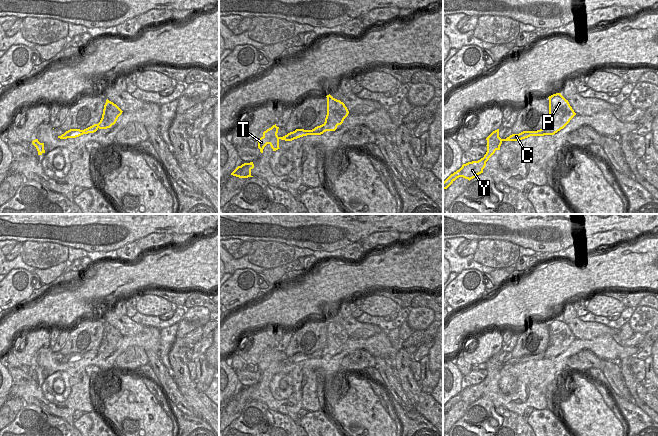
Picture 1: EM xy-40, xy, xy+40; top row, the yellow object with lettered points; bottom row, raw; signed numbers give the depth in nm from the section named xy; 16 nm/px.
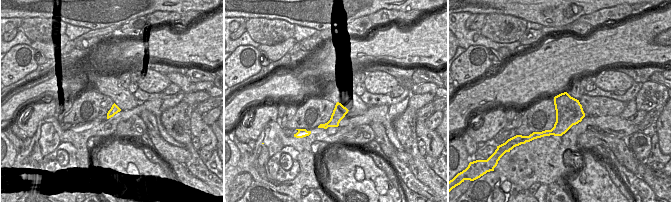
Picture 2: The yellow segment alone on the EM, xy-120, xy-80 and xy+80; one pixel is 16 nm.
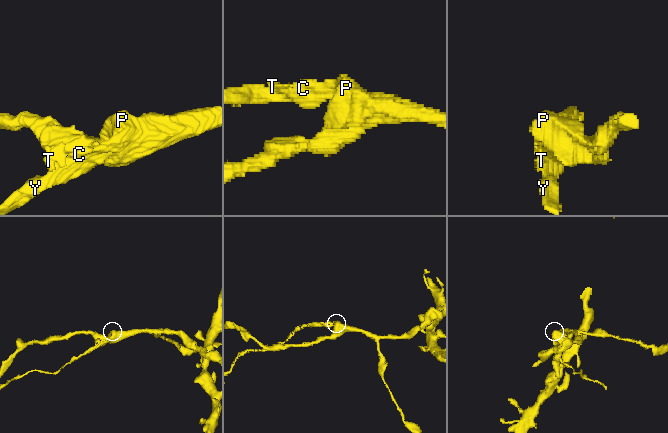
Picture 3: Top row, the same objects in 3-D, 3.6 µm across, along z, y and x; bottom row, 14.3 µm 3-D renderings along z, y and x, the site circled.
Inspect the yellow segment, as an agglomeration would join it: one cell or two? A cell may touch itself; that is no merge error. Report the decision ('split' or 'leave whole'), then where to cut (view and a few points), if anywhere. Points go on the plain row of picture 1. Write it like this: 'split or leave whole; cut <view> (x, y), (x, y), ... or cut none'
split; cut xy (321, 349), (322, 357)

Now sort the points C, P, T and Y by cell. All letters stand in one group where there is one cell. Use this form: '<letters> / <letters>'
C T Y / P

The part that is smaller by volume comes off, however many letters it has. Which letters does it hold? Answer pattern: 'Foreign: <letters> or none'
Foreign: C, T, Y

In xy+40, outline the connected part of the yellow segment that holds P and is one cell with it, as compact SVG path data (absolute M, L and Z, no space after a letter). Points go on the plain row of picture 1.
M556 317L549 322L549 344L546 351L546 359L554 359L563 353L576 339L568 324L561 317Z

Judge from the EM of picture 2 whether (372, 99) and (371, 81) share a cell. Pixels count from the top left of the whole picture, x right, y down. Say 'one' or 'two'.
two

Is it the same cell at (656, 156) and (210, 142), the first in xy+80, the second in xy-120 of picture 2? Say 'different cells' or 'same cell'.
same cell

